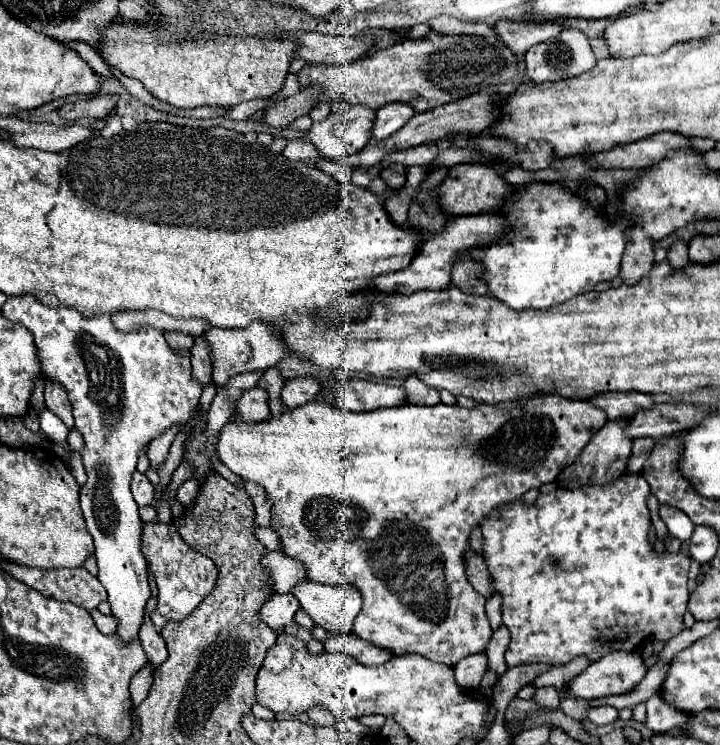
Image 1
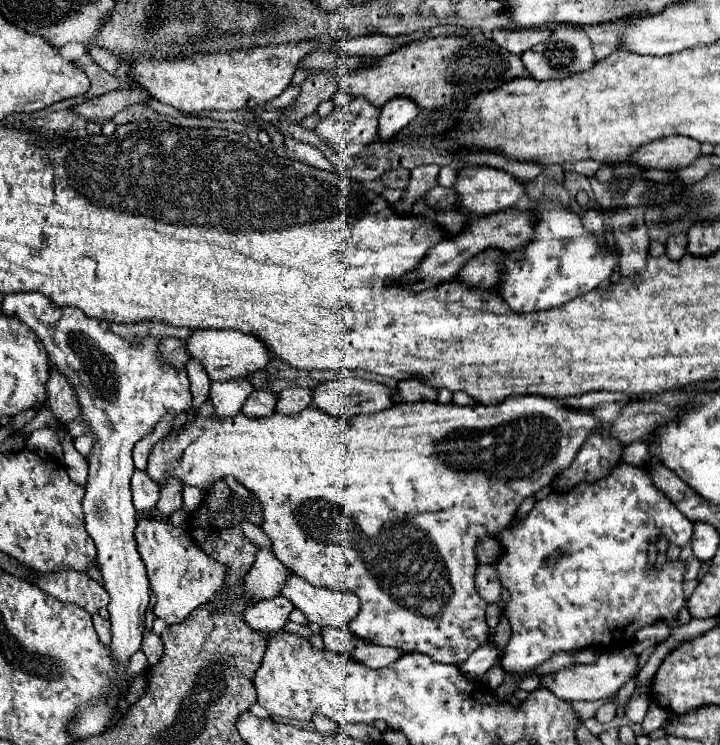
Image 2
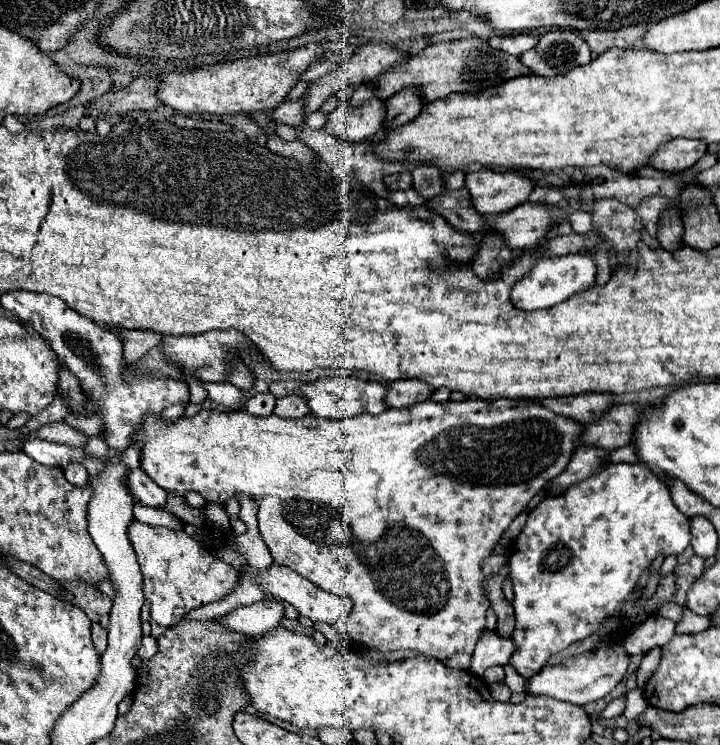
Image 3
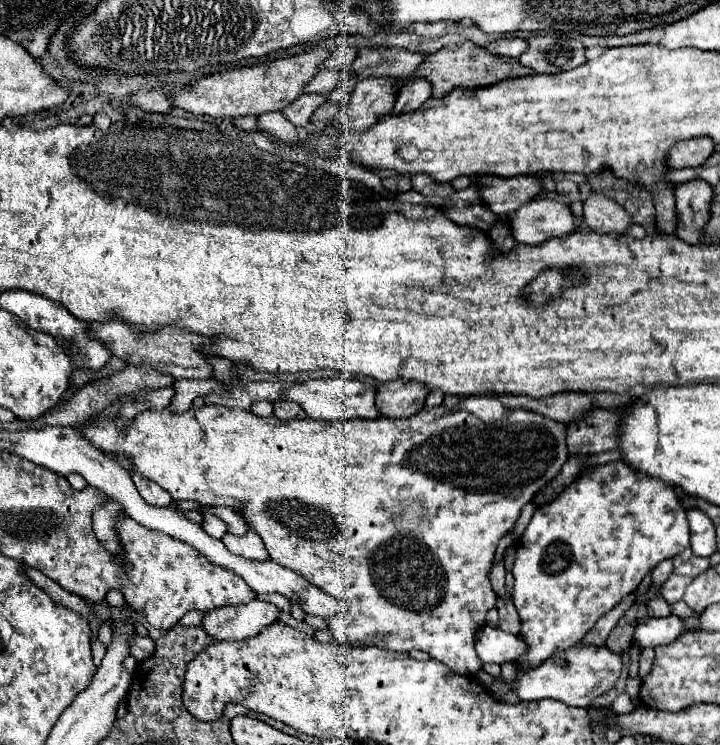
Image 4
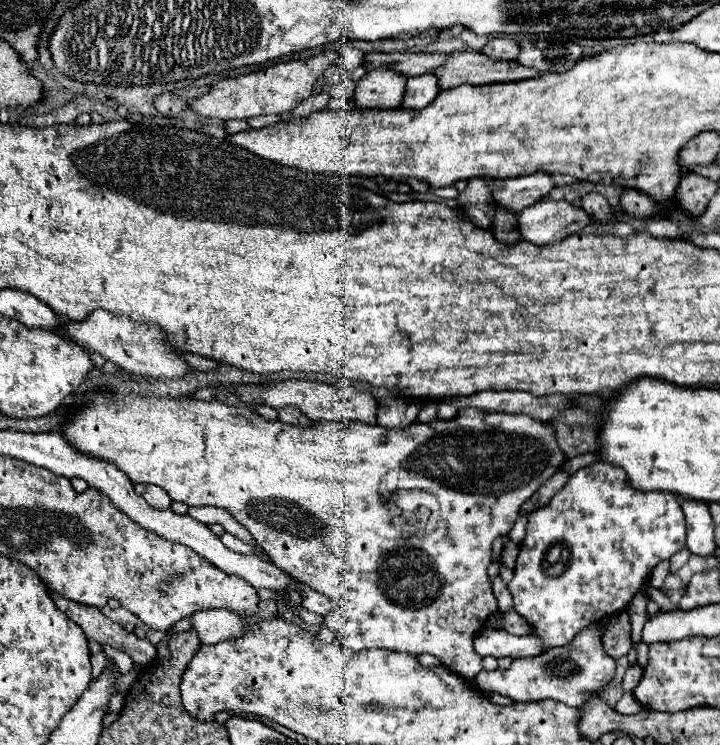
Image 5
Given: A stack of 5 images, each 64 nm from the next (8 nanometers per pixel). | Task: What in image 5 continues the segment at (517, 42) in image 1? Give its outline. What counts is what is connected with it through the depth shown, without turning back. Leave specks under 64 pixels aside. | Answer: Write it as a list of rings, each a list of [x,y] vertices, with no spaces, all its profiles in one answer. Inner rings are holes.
[[[494,38],[480,52],[492,60],[516,60],[518,42],[510,38]]]

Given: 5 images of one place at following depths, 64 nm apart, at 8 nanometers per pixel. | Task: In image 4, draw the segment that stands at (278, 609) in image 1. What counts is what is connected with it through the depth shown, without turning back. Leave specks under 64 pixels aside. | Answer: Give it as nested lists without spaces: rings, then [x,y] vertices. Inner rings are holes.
[[[252,600],[244,606],[222,606],[208,610],[202,618],[204,632],[214,640],[244,640],[278,620],[280,610],[270,602]]]

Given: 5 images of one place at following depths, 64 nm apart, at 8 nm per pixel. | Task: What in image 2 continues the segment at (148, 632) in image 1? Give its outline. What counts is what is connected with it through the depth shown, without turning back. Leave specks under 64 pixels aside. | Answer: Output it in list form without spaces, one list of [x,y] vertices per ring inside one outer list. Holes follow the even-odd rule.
[[[146,632],[144,640],[142,640],[142,652],[148,658],[148,664],[156,664],[156,660],[160,660],[162,656],[162,644],[160,644],[160,636],[156,636],[154,632]]]

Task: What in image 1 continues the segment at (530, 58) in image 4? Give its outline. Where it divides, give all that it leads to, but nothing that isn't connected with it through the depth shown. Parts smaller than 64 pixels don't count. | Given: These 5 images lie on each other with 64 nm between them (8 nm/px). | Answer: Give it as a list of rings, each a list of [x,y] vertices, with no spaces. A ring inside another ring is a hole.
[[[566,28],[556,38],[532,46],[526,52],[524,60],[526,60],[526,72],[528,72],[530,80],[536,82],[536,84],[546,82],[546,80],[558,82],[558,80],[566,80],[566,78],[572,78],[572,76],[580,76],[580,74],[592,70],[594,64],[596,64],[596,56],[590,48],[588,36],[580,30],[574,30],[574,28]]]

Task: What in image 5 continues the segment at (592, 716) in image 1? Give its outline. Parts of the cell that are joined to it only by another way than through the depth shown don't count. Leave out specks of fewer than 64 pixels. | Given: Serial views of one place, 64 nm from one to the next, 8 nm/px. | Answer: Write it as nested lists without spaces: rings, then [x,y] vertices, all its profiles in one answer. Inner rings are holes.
[[[624,694],[624,696],[622,696],[622,700],[616,704],[616,712],[626,714],[626,716],[638,714],[640,710],[642,710],[642,704],[640,704],[632,694]]]

